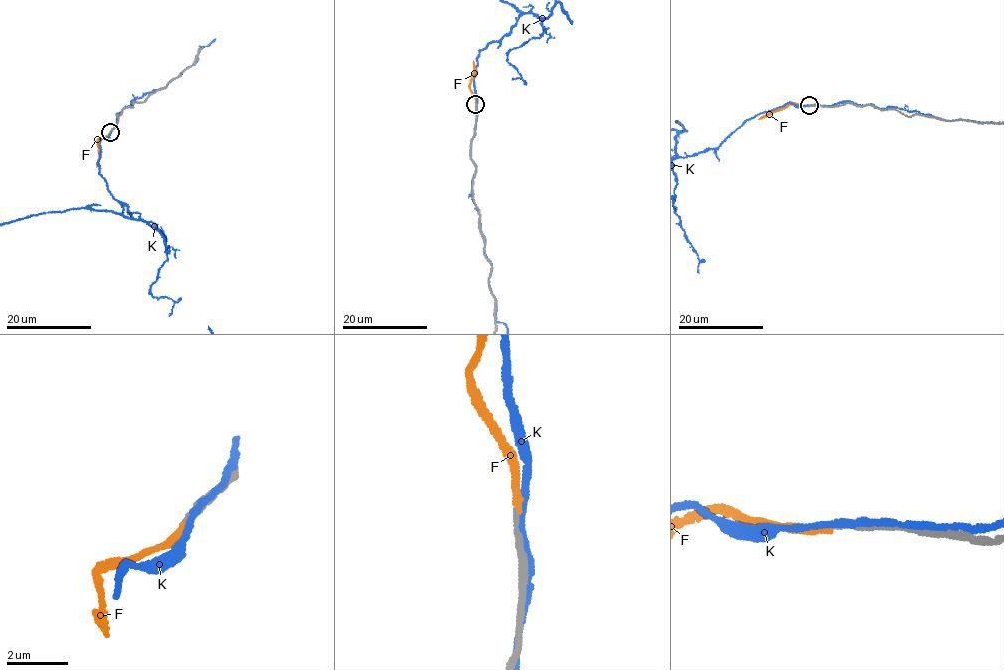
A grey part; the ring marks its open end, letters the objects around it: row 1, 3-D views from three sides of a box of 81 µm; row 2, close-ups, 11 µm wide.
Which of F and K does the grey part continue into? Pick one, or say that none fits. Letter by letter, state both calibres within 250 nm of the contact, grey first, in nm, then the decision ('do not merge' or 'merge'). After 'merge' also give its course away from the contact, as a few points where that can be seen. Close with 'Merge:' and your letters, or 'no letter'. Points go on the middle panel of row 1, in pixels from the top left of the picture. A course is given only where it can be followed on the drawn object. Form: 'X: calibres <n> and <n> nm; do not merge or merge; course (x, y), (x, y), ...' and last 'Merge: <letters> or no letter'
F: calibres 180 and 200 nm; merge; course (476, 105), (470, 89), (473, 60)
K: calibres 240 and 190 nm; do not merge
Merge: F

